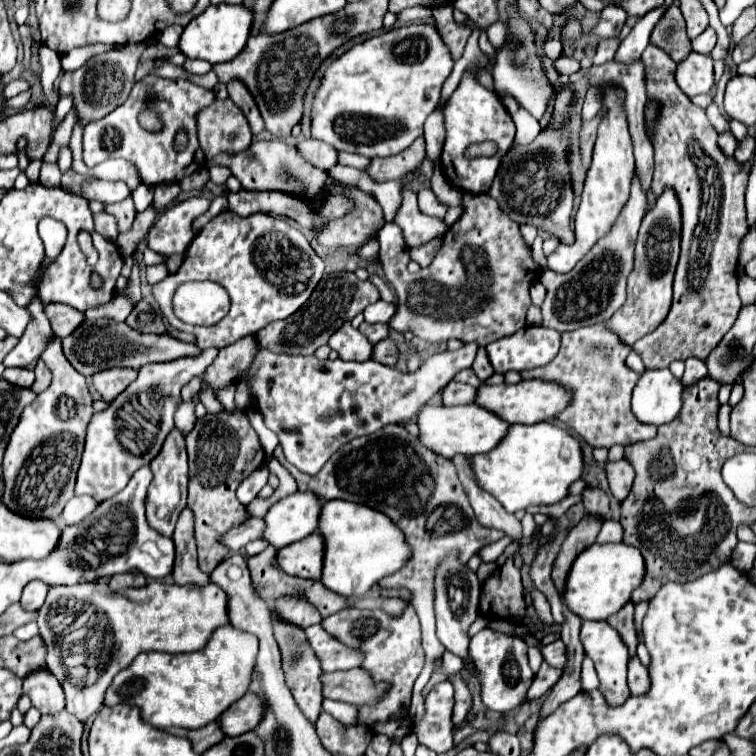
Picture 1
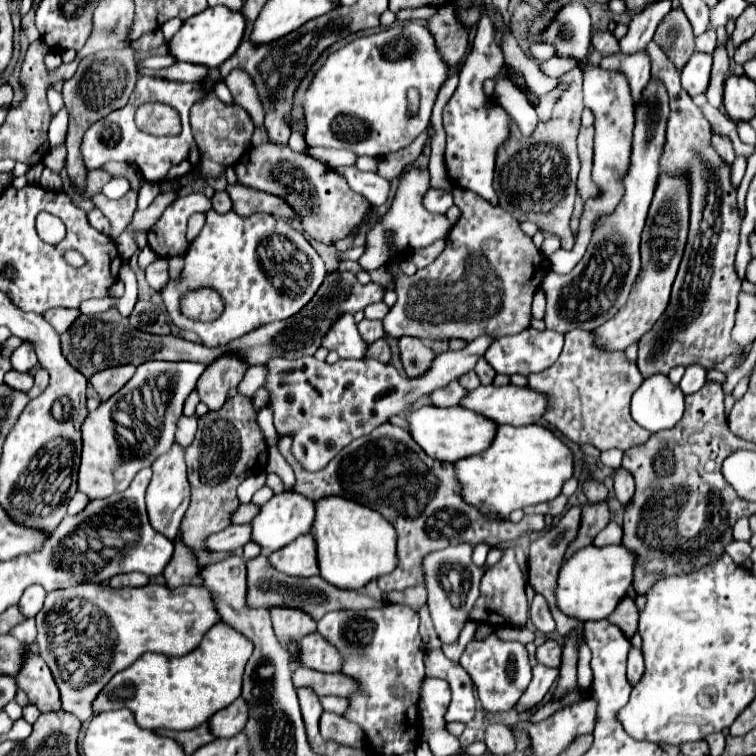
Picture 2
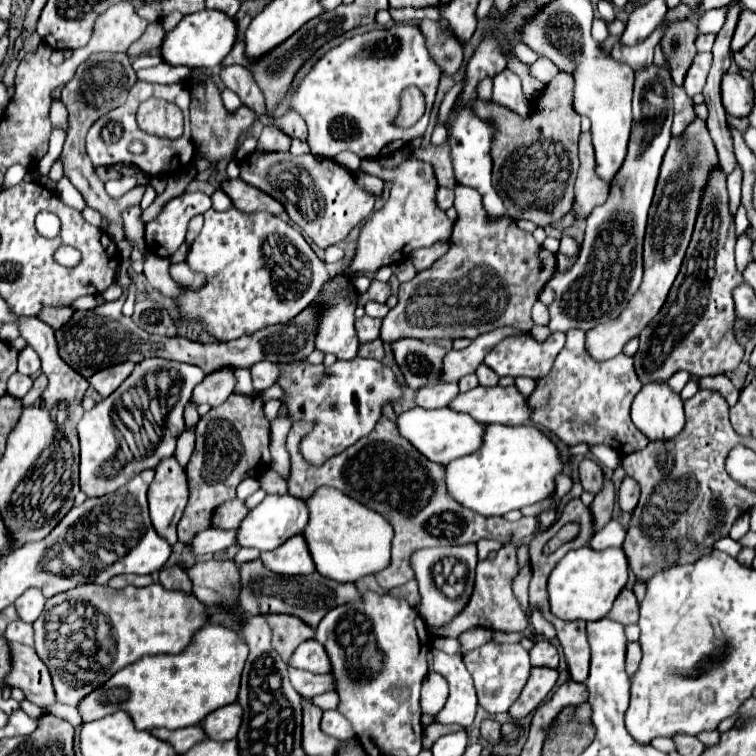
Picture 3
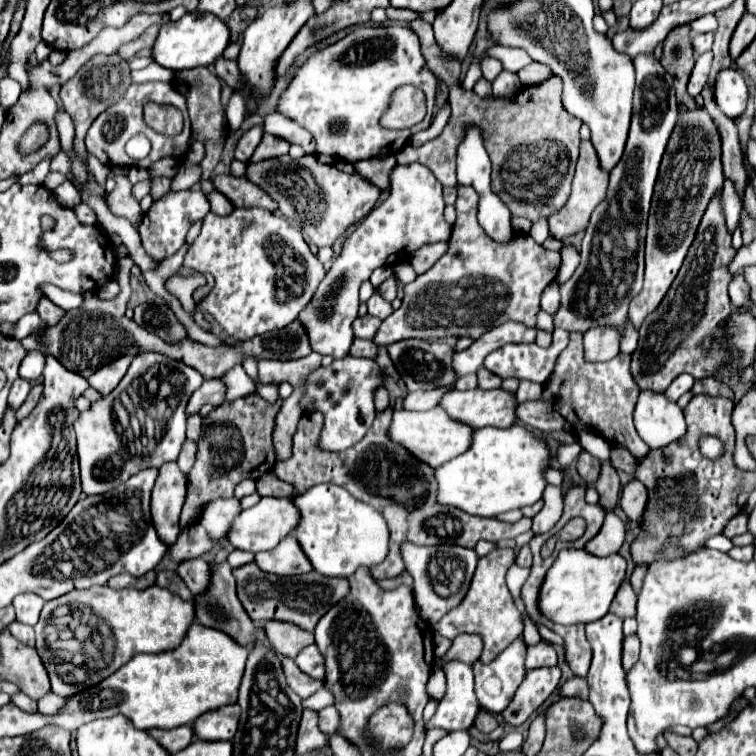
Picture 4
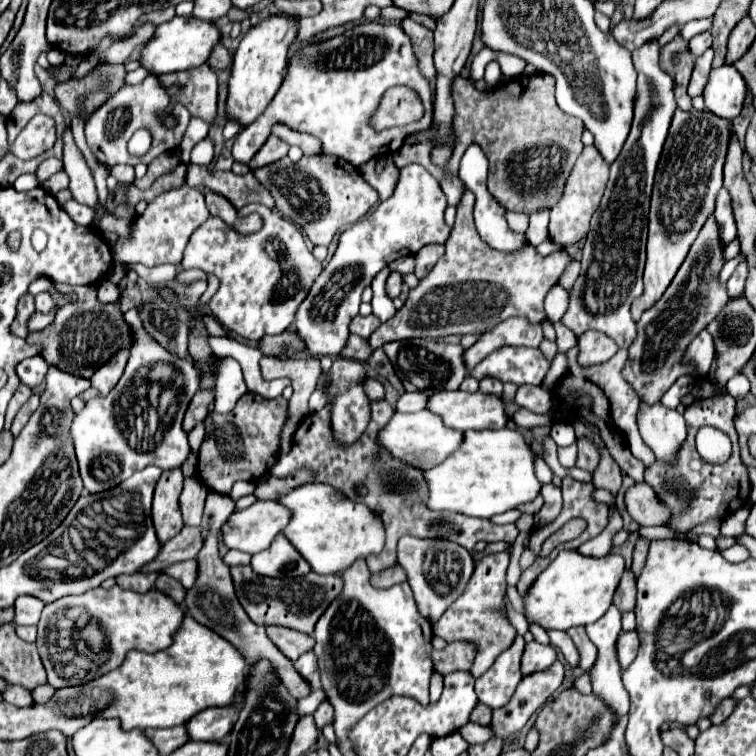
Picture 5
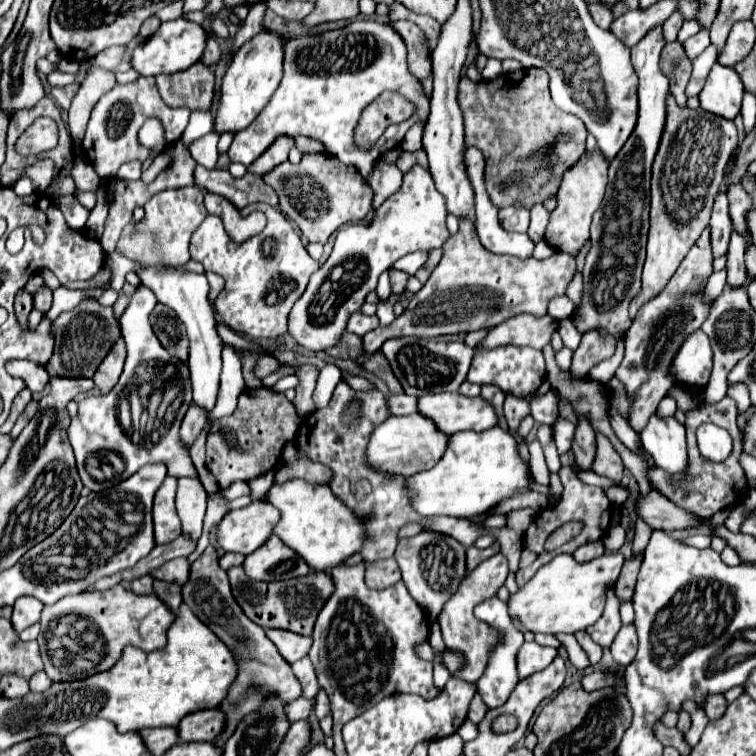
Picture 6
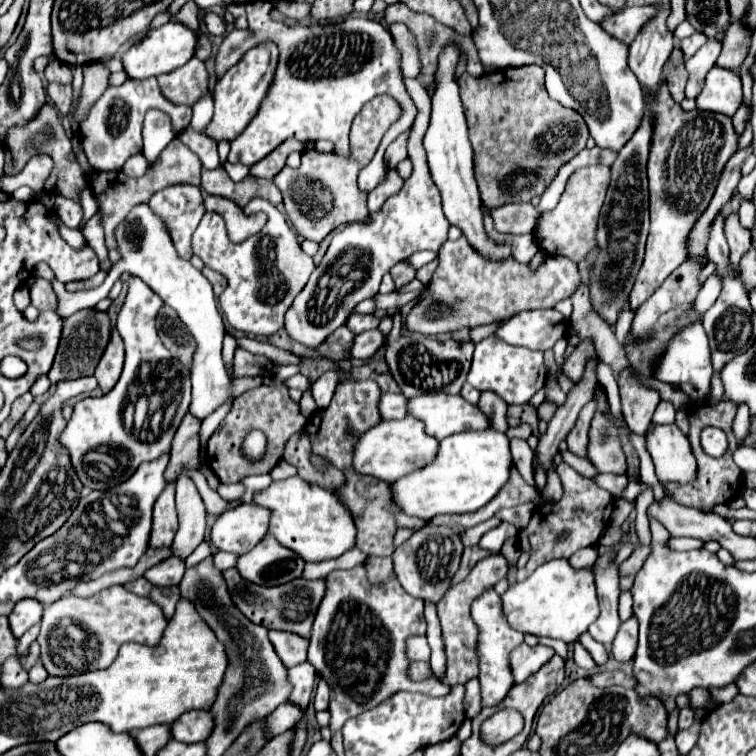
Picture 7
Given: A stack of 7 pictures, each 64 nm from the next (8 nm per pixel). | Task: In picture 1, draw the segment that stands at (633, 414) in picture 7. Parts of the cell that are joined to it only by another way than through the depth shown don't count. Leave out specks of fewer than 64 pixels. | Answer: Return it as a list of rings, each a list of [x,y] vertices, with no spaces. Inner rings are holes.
[[[648,46],[642,52],[642,60],[648,70],[648,96],[662,102],[660,116],[656,122],[656,130],[652,134],[654,144],[654,178],[652,178],[652,194],[658,196],[666,186],[674,188],[678,194],[678,200],[682,204],[682,216],[684,216],[684,234],[682,234],[682,252],[680,262],[674,276],[674,300],[668,316],[662,320],[662,324],[642,340],[638,340],[632,348],[640,354],[646,370],[660,370],[668,368],[674,360],[688,360],[688,358],[700,358],[706,360],[708,354],[718,346],[718,342],[724,338],[724,334],[732,328],[742,302],[738,296],[738,252],[740,242],[746,228],[746,212],[744,212],[744,188],[748,184],[750,174],[750,162],[744,164],[744,168],[736,168],[736,160],[722,154],[722,150],[716,144],[716,130],[706,118],[706,112],[692,104],[692,100],[678,88],[674,72],[676,62],[670,60],[666,52],[662,52],[658,46]]]

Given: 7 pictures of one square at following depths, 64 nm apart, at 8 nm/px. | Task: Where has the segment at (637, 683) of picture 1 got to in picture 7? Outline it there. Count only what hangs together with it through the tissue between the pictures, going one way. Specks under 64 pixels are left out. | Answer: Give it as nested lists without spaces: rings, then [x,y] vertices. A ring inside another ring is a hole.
[[[630,616],[626,622],[620,624],[620,630],[612,642],[612,656],[620,662],[628,662],[634,658],[638,642],[638,620]]]

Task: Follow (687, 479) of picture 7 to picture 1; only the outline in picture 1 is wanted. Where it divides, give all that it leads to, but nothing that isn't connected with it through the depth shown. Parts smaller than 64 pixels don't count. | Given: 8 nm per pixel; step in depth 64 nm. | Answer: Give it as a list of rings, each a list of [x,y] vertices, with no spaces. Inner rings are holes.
[[[668,368],[644,372],[632,392],[632,412],[642,424],[662,426],[682,410],[682,386]]]

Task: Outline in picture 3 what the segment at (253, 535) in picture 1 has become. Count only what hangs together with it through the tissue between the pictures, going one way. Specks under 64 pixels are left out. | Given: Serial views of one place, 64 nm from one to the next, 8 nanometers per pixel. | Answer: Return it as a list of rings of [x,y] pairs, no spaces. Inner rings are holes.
[[[204,530],[204,532],[194,536],[194,540],[190,544],[190,550],[192,550],[194,556],[200,556],[200,554],[208,554],[208,552],[226,550],[234,542],[236,542],[236,530],[228,530],[228,532]]]

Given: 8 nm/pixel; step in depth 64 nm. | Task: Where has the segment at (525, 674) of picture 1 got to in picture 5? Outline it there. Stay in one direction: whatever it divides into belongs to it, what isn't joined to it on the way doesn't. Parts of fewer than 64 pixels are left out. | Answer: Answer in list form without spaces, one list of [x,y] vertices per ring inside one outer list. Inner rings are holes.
[[[516,636],[512,646],[494,660],[494,664],[490,666],[488,672],[484,672],[484,676],[476,680],[476,694],[480,702],[484,702],[490,708],[500,708],[508,704],[518,682],[522,680],[520,672],[522,652],[524,652],[524,638]]]

